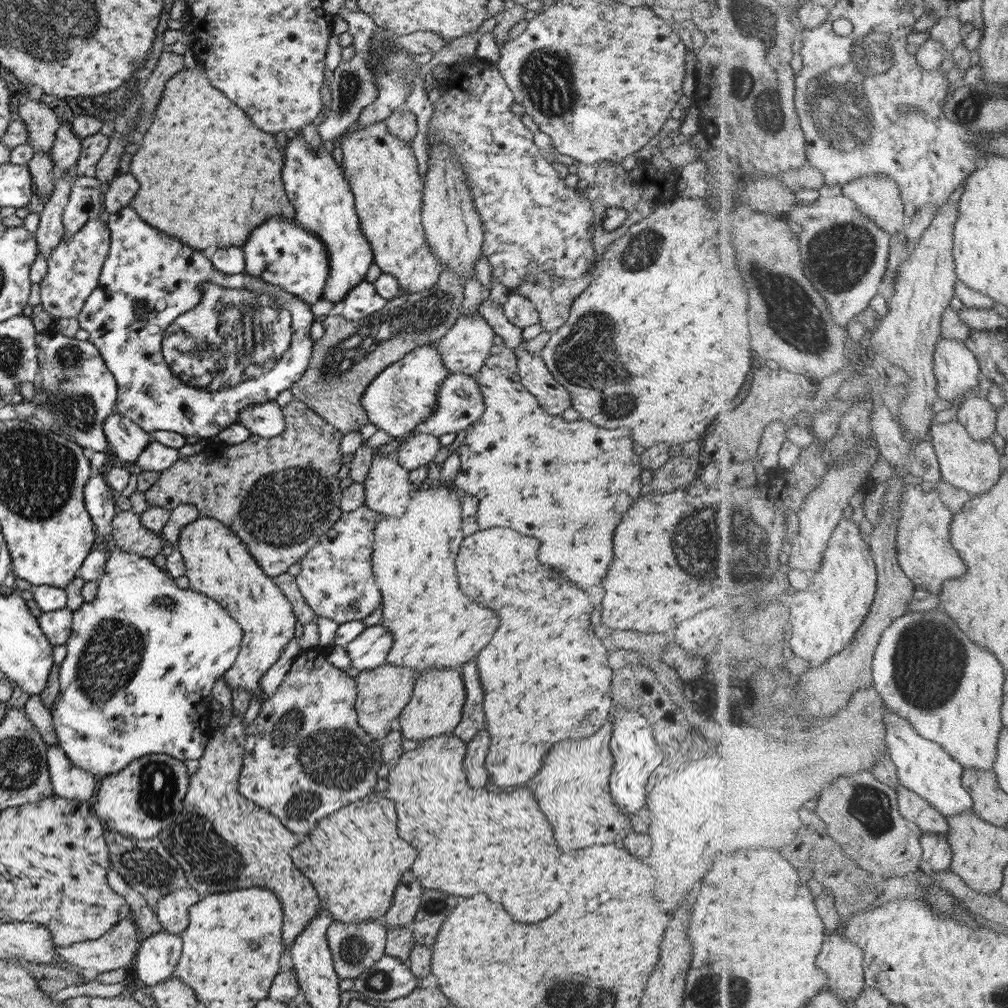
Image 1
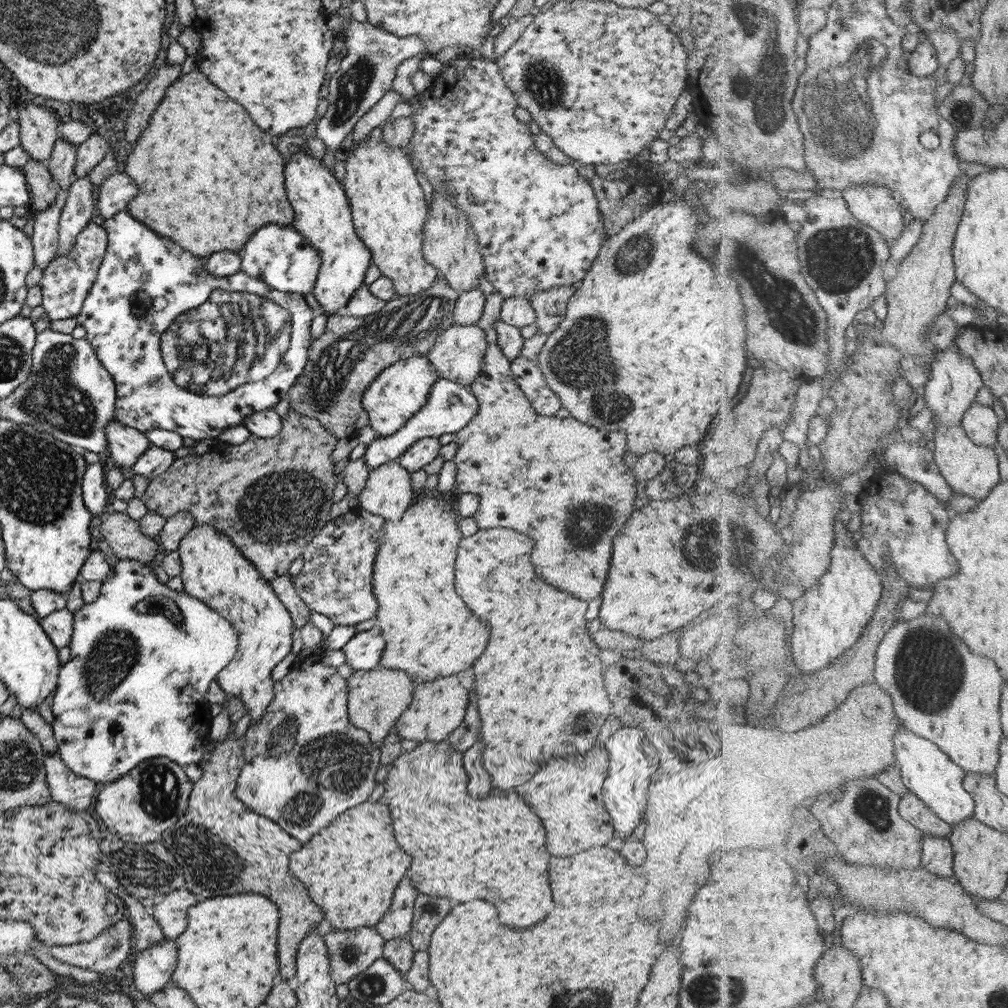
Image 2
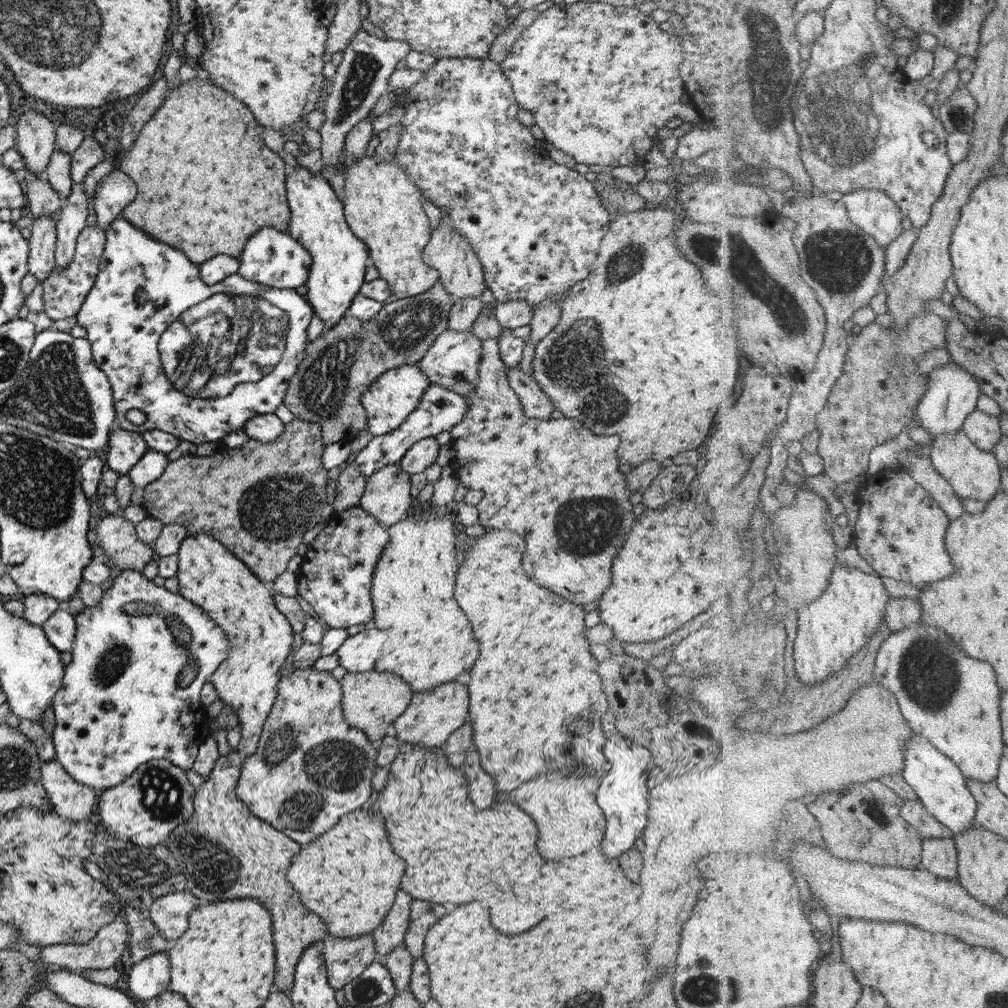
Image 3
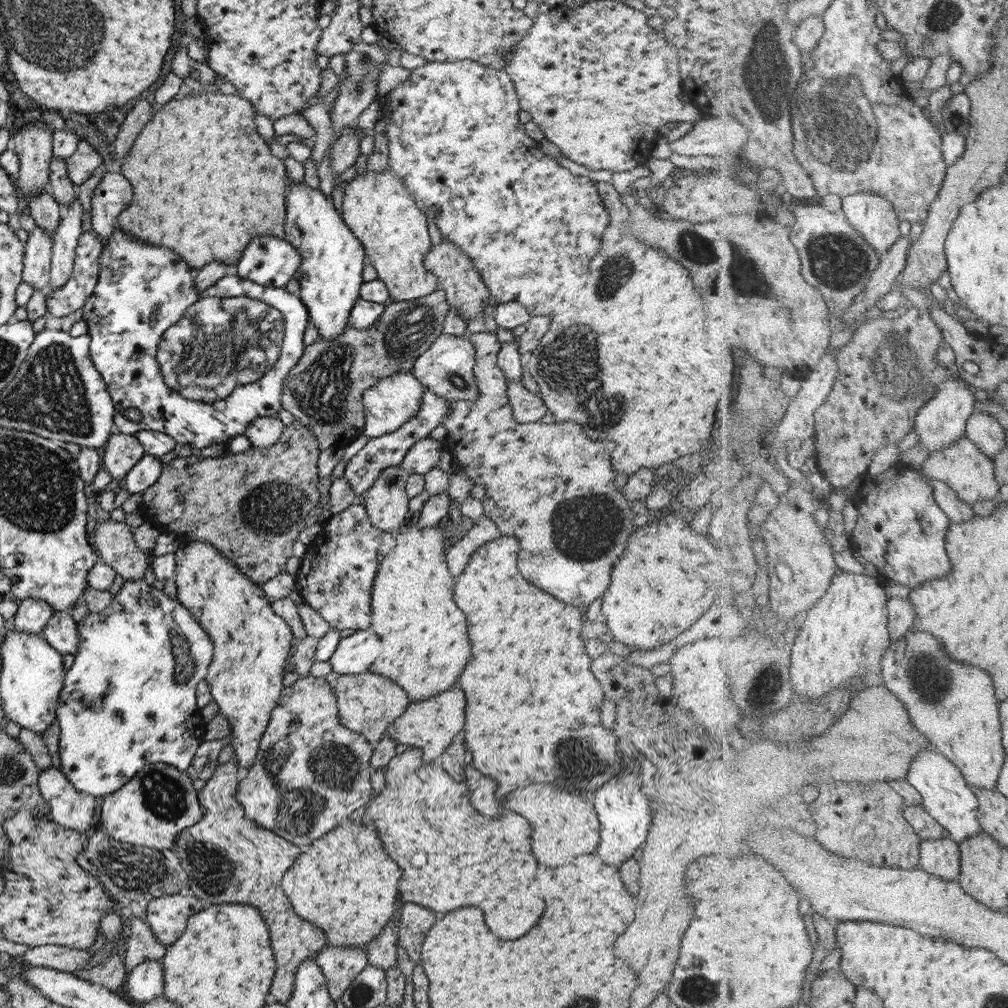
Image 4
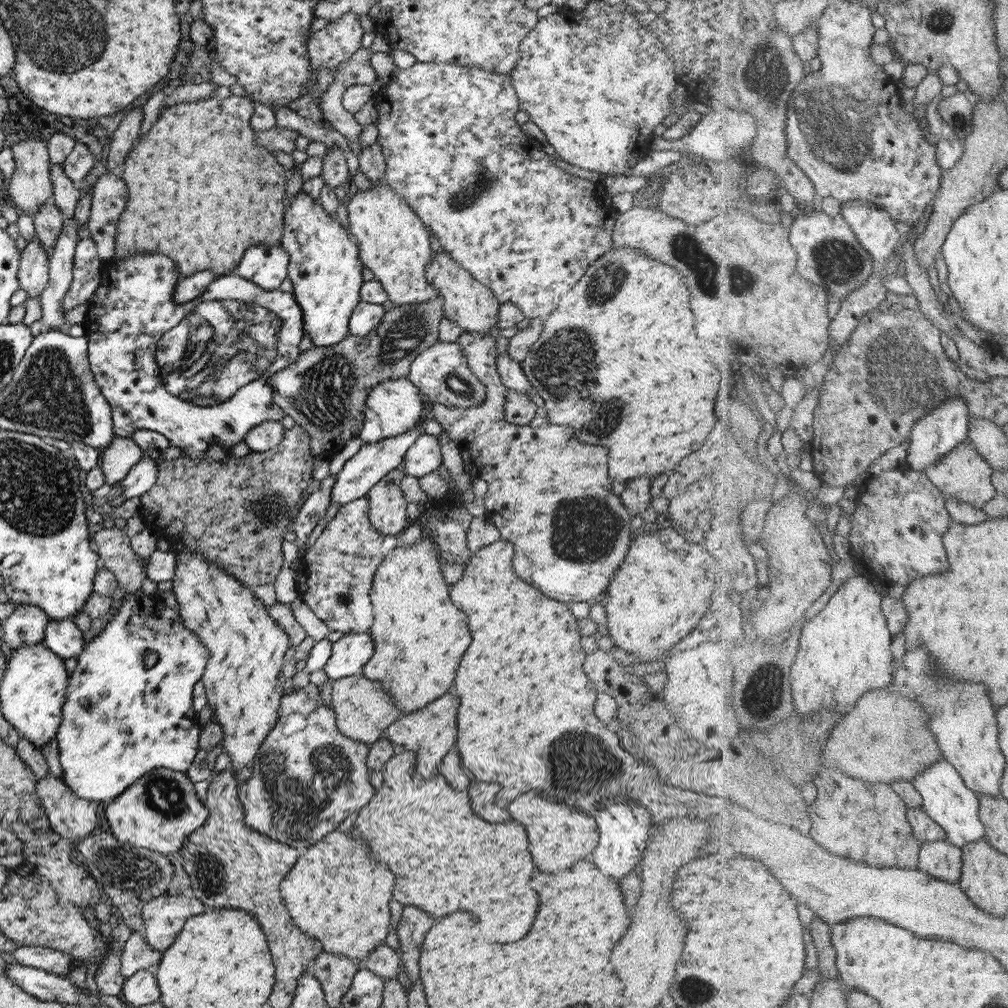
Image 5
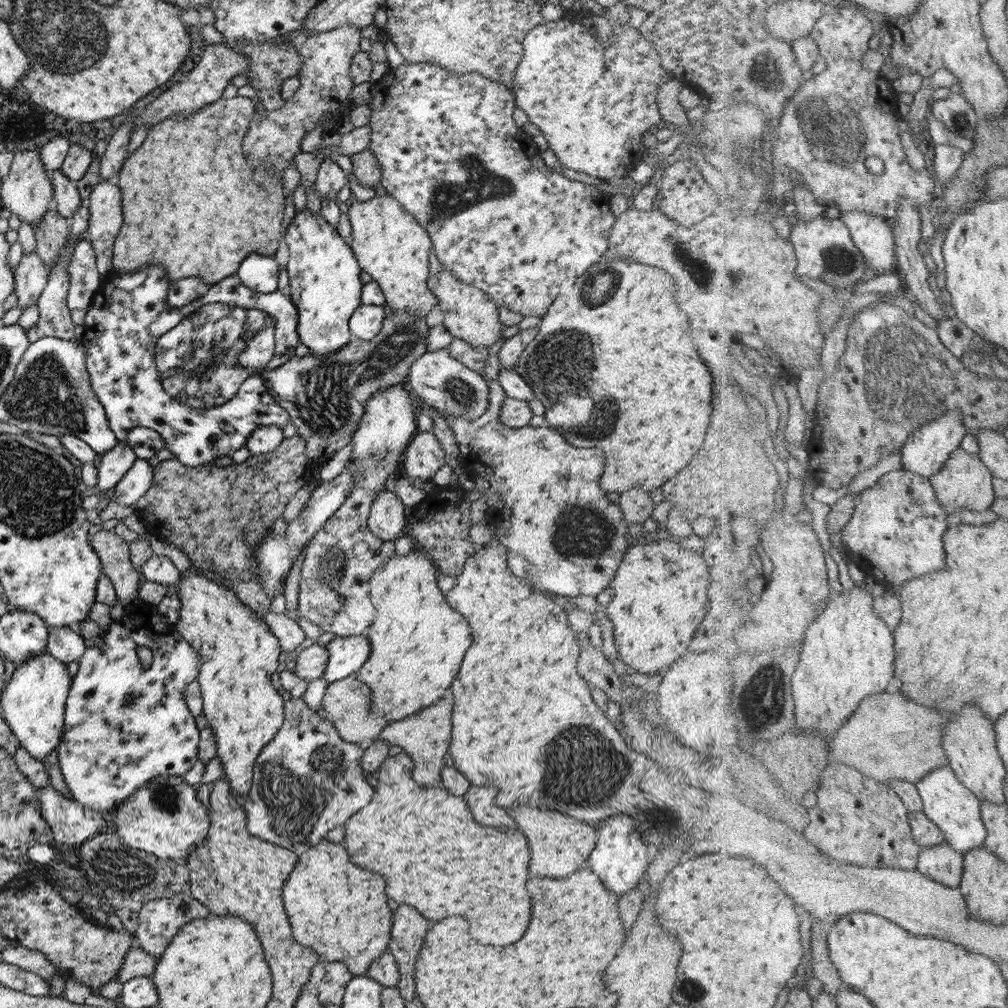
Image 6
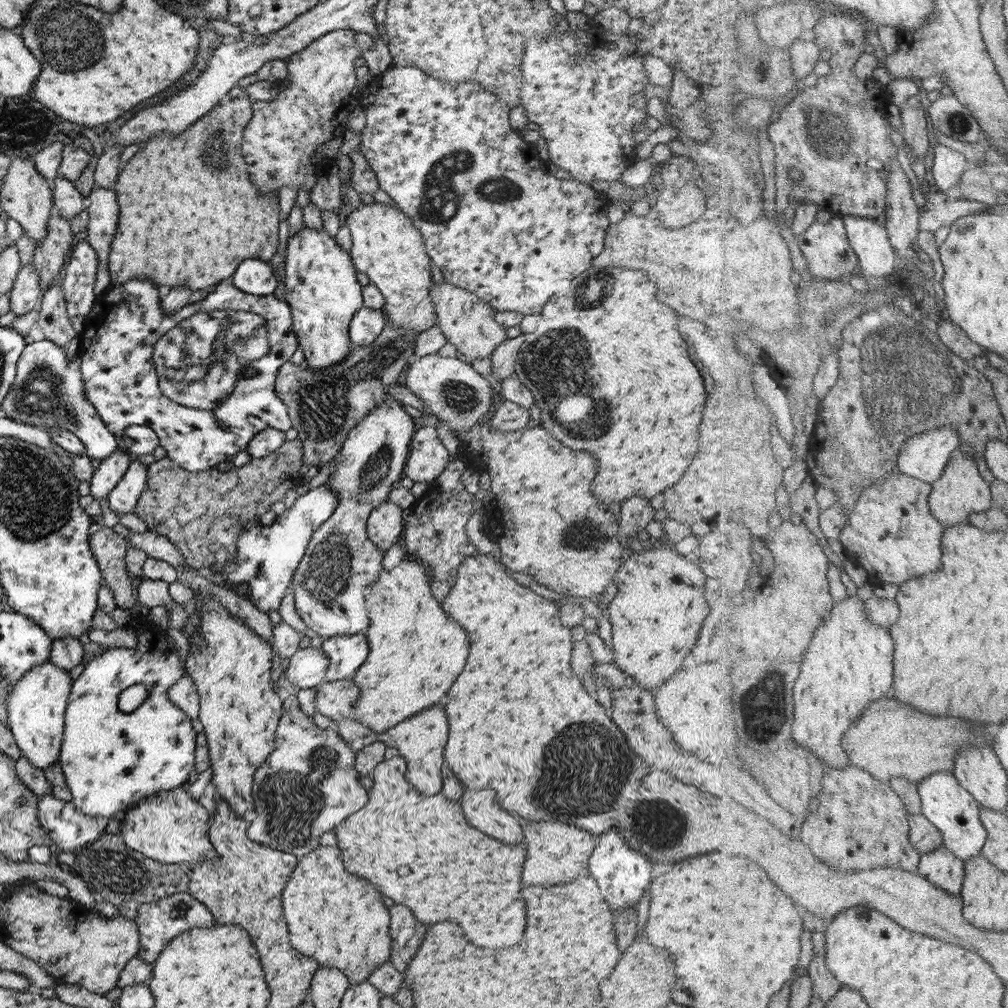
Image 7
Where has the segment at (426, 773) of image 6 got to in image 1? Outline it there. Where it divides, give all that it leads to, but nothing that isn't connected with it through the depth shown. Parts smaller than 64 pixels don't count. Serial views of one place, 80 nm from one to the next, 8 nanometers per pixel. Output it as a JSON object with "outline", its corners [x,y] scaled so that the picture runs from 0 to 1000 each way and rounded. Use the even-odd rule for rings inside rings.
{"outline":[[[428,662],[416,667],[405,697],[401,698],[394,713],[399,732],[417,736],[430,729],[445,728],[456,715],[460,692],[461,684],[455,663]]]}

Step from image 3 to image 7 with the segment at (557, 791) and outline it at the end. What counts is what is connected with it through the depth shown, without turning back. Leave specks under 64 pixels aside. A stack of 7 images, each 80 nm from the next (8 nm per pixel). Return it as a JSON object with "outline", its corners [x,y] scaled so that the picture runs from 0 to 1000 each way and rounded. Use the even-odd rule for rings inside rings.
{"outline":[[[554,813],[523,814],[517,817],[521,838],[521,857],[517,863],[517,877],[559,877],[583,862],[583,852],[591,831],[576,820]]]}

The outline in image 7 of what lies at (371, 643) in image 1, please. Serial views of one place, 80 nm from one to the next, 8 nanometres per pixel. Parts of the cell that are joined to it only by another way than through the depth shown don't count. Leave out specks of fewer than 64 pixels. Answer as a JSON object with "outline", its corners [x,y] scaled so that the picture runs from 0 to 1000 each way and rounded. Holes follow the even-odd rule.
{"outline":[[[361,628],[320,633],[317,645],[324,651],[322,676],[348,673],[365,649]]]}

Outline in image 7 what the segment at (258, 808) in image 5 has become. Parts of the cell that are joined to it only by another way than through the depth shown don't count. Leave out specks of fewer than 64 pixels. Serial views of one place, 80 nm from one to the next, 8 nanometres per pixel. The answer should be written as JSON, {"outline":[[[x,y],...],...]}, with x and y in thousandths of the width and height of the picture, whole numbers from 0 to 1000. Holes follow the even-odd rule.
{"outline":[[[292,688],[280,690],[280,709],[272,726],[270,745],[251,767],[249,792],[253,812],[244,828],[271,843],[290,847],[295,853],[315,841],[316,830],[356,804],[365,786],[356,778],[351,763],[353,746],[337,733],[330,721],[318,723],[303,710]]]}

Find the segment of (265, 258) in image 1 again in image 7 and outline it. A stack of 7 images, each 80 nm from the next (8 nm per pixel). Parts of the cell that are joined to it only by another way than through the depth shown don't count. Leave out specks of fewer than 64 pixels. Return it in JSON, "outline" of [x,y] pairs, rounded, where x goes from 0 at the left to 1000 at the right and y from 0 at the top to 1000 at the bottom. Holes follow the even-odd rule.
{"outline":[[[255,257],[240,258],[226,279],[239,290],[255,294],[269,292],[274,284],[267,260]]]}

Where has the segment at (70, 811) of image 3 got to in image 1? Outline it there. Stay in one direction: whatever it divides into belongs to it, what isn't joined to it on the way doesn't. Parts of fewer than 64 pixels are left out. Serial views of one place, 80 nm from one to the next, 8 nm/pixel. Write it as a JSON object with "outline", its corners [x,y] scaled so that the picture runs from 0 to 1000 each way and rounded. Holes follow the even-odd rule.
{"outline":[[[57,738],[47,740],[46,761],[52,788],[65,793],[86,795],[94,784],[92,769],[70,758]]]}

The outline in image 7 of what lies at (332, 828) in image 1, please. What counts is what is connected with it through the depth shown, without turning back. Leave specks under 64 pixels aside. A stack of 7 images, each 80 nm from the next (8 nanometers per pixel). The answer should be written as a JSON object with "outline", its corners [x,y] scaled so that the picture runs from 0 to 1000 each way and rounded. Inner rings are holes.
{"outline":[[[315,838],[315,841],[299,849],[289,864],[285,876],[280,881],[278,896],[281,912],[286,921],[288,938],[314,953],[322,960],[336,961],[346,976],[356,976],[366,965],[387,949],[387,929],[385,926],[386,905],[378,897],[376,885],[350,867],[344,867],[338,857],[338,845],[332,839]]]}

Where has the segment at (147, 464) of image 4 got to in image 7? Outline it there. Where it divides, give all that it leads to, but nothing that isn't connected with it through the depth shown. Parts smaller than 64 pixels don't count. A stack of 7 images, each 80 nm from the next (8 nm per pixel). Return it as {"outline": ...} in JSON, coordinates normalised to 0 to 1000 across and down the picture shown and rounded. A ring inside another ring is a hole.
{"outline":[[[133,456],[127,460],[118,478],[105,490],[101,500],[116,512],[130,509],[144,483],[145,462]]]}

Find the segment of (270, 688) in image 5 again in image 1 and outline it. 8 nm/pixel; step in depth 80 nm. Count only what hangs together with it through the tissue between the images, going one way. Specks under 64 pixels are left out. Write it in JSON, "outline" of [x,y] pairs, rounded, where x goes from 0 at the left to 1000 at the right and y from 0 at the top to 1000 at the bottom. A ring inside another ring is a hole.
{"outline":[[[196,512],[193,516],[185,520],[179,527],[173,543],[181,552],[184,561],[184,569],[188,575],[188,584],[214,595],[226,610],[240,625],[240,634],[234,654],[231,659],[220,669],[223,679],[229,684],[243,684],[249,692],[261,697],[263,692],[260,685],[256,683],[257,673],[261,668],[281,649],[282,639],[291,632],[294,613],[292,612],[288,597],[285,592],[275,583],[253,555],[246,549],[245,543],[215,515]]]}

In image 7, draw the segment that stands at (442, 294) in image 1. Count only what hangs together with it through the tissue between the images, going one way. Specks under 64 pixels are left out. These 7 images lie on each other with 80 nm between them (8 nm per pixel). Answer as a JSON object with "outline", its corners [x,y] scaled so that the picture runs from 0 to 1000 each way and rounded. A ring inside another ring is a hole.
{"outline":[[[384,320],[375,331],[375,334],[364,343],[349,343],[345,352],[336,359],[320,367],[307,367],[305,362],[294,362],[289,358],[282,359],[273,373],[273,392],[281,398],[285,405],[289,424],[295,428],[295,437],[300,441],[300,458],[317,463],[330,455],[338,444],[338,439],[348,426],[376,399],[383,397],[384,383],[392,378],[399,377],[399,372],[406,360],[411,357],[410,339],[413,338],[413,329],[403,325],[392,324]]]}

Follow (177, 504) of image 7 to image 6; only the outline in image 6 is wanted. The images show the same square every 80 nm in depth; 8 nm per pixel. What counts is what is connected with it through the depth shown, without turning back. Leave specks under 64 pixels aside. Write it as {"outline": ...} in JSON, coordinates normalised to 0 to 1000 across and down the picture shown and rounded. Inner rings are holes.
{"outline":[[[293,431],[290,435],[282,435],[269,448],[248,450],[241,458],[230,458],[223,463],[209,458],[188,464],[174,454],[158,457],[151,463],[149,483],[132,501],[133,509],[143,519],[146,529],[179,544],[191,563],[212,567],[223,575],[245,577],[252,573],[254,565],[250,544],[269,527],[271,516],[279,512],[287,495],[307,476],[306,466],[310,459],[302,446],[301,435]]]}

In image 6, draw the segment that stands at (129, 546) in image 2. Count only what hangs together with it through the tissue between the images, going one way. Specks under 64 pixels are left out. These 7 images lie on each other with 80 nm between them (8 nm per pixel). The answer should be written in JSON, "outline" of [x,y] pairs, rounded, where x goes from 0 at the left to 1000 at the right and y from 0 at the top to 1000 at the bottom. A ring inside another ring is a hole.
{"outline":[[[96,525],[89,529],[88,540],[99,556],[100,567],[110,576],[121,601],[137,592],[141,575],[138,564],[129,557],[127,538],[112,527]]]}

